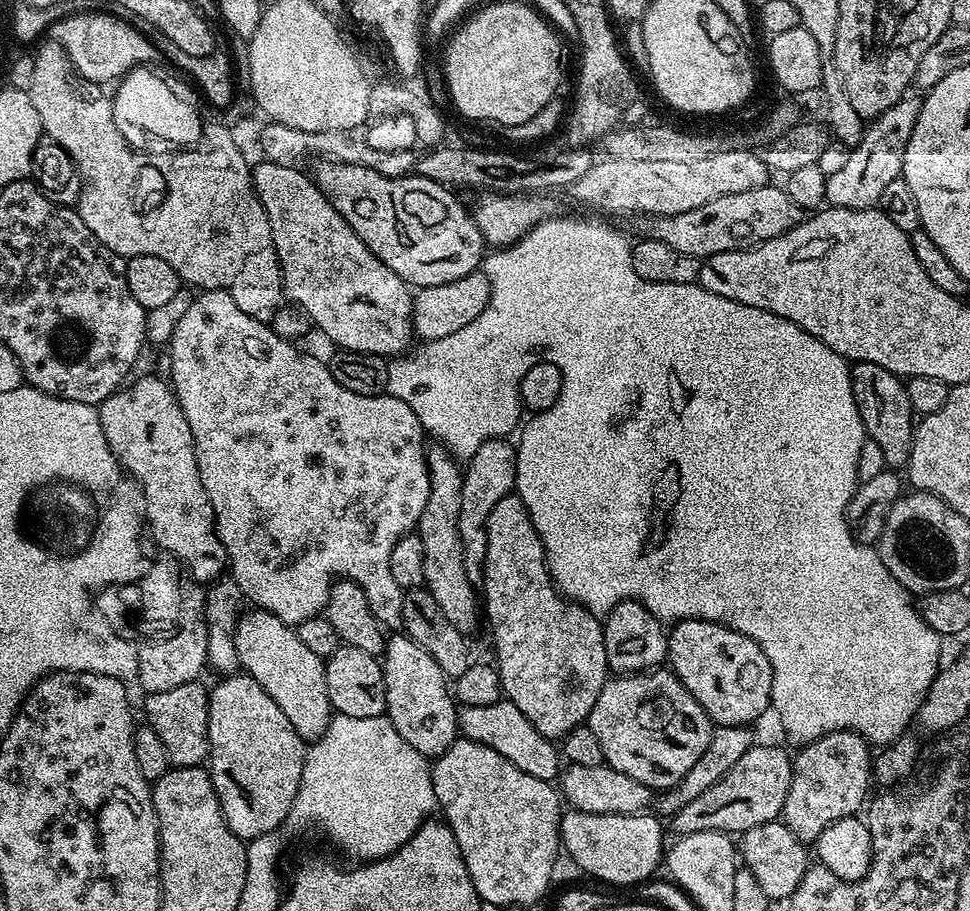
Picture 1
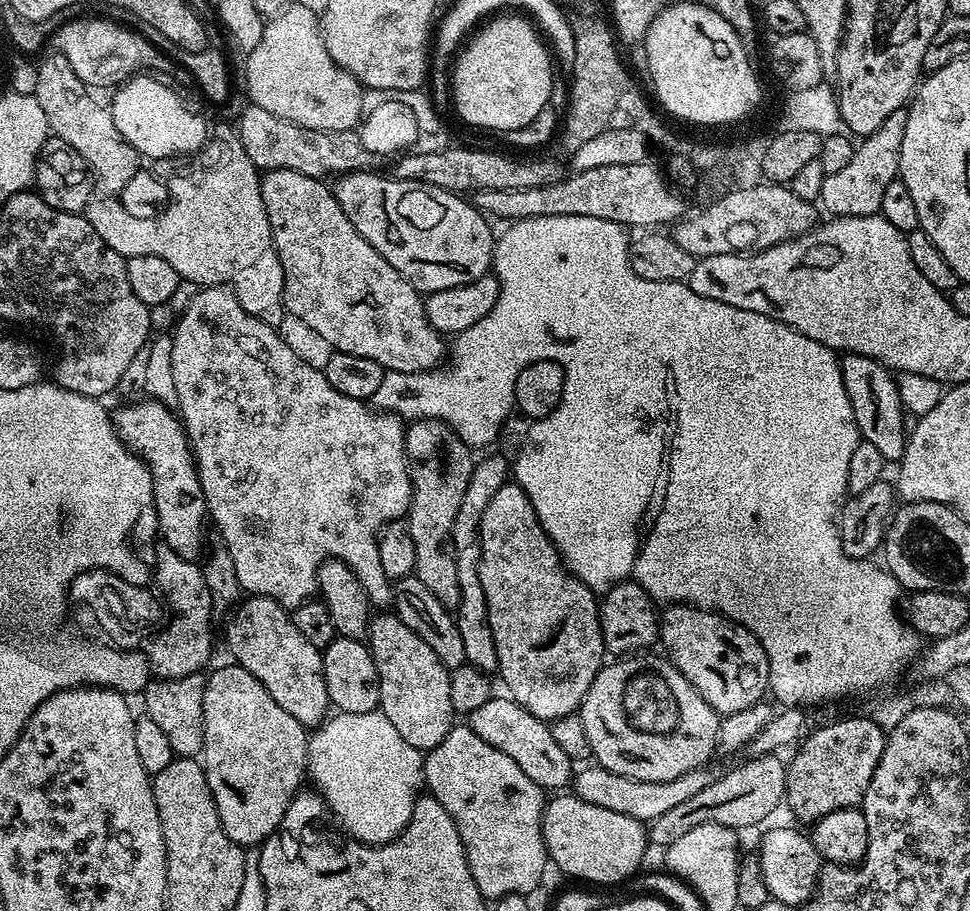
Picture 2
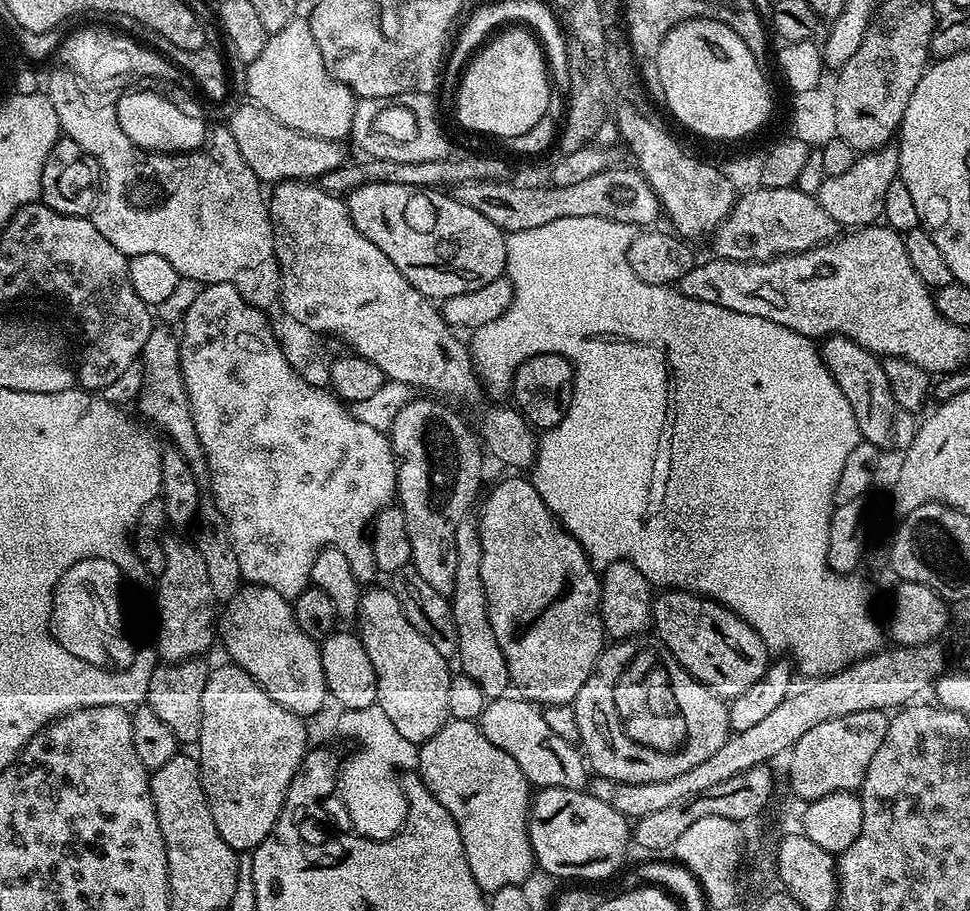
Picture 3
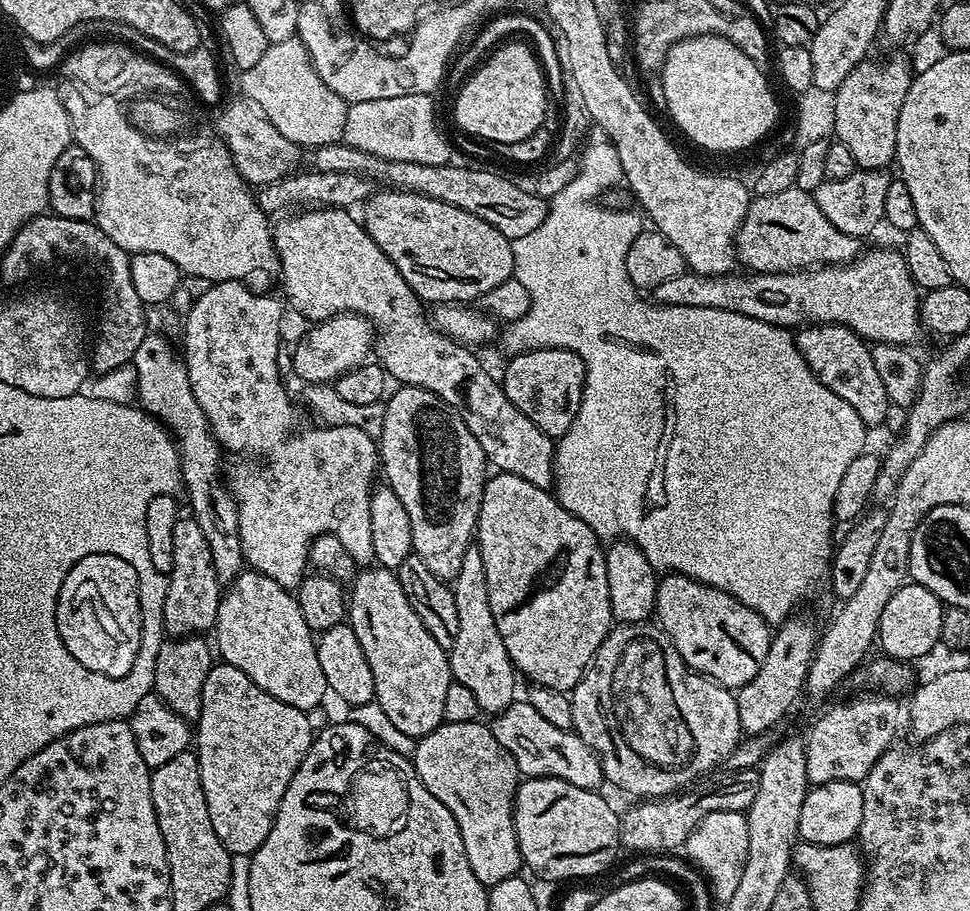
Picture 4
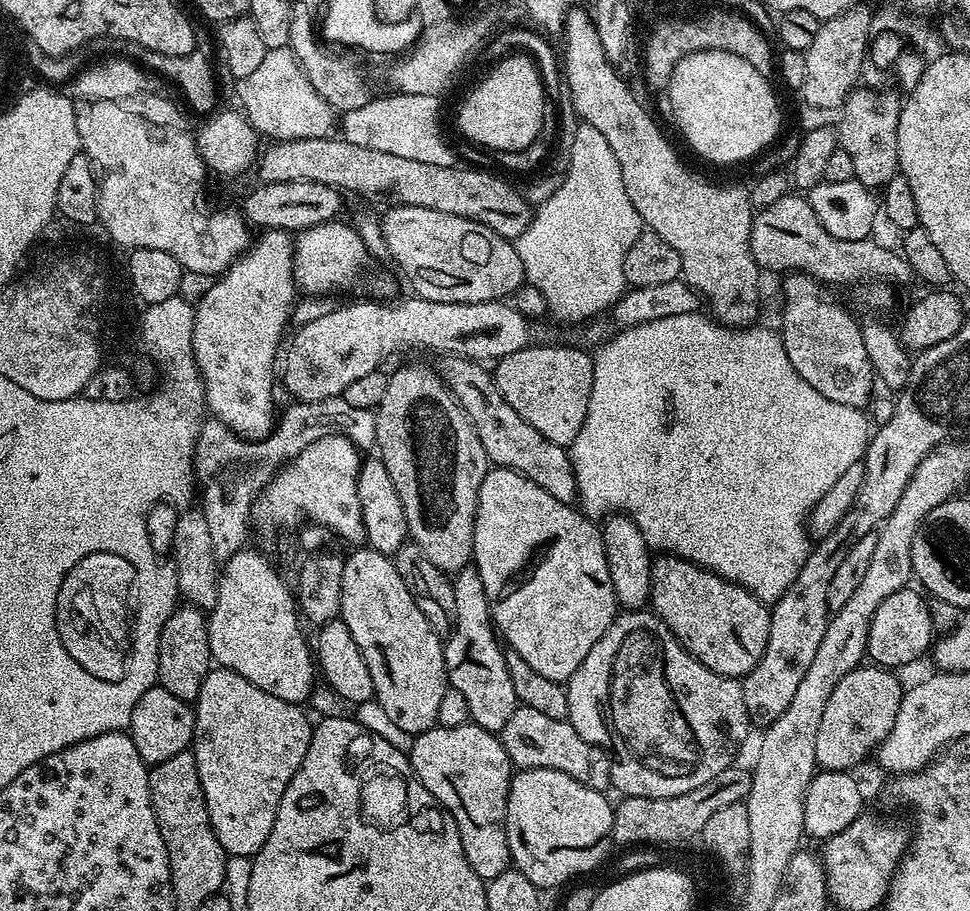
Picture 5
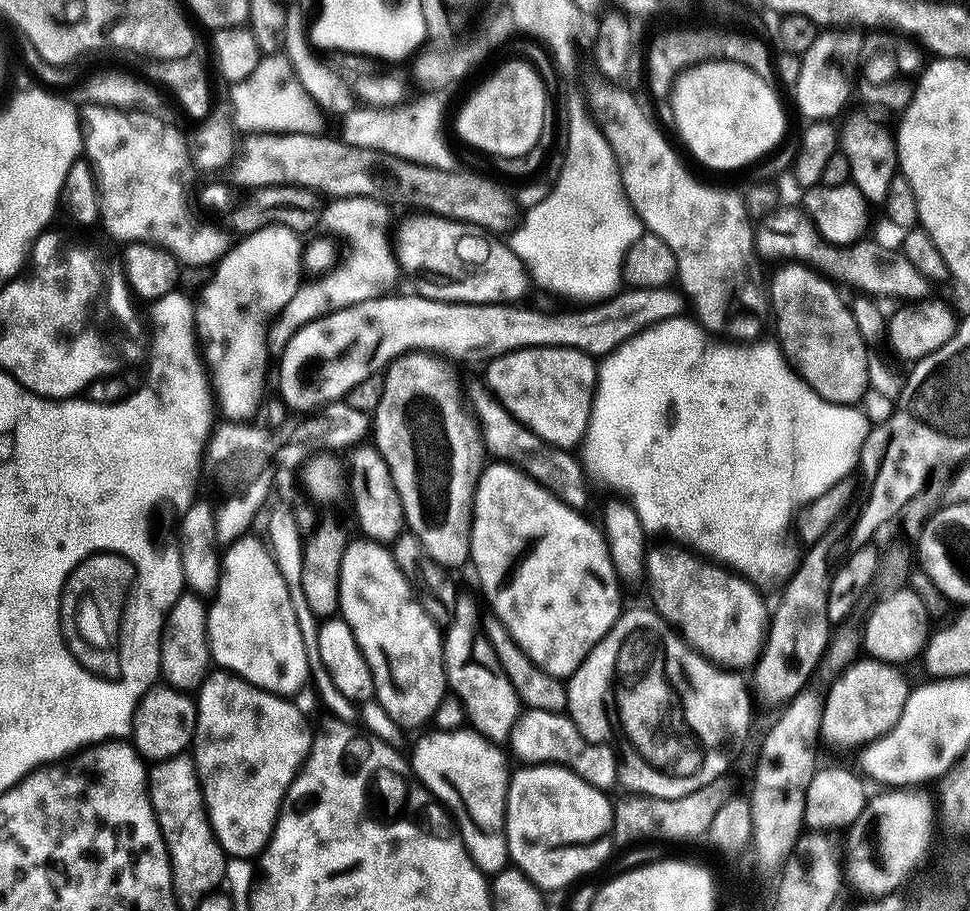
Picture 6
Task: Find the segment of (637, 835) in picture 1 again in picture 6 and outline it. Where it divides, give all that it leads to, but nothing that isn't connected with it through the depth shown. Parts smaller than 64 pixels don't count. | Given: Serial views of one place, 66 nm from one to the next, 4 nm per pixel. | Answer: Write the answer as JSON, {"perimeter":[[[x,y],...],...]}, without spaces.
{"perimeter":[[[524,764],[520,769],[513,771],[508,777],[508,797],[506,798],[506,842],[508,843],[508,858],[515,867],[521,872],[525,872],[537,888],[541,890],[549,890],[548,888],[564,888],[567,884],[575,885],[587,872],[592,872],[604,859],[608,856],[608,851],[614,848],[613,841],[609,839],[612,831],[612,806],[613,801],[608,800],[609,793],[607,791],[590,786],[590,782],[586,782],[582,778],[578,778],[578,774],[574,774],[568,768],[562,767],[560,764]]]}

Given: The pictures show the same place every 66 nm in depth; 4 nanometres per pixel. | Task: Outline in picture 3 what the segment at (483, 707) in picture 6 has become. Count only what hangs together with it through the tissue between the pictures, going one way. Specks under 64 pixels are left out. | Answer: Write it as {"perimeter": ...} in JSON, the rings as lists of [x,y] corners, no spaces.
{"perimeter":[[[475,519],[464,520],[458,526],[454,548],[458,566],[454,569],[454,590],[450,597],[454,626],[458,630],[456,656],[460,660],[459,671],[474,678],[485,698],[499,698],[509,691],[510,681],[506,670],[506,658],[502,658],[502,646],[494,638],[494,626],[490,626],[490,614],[486,606],[486,590],[482,586],[482,542]]]}

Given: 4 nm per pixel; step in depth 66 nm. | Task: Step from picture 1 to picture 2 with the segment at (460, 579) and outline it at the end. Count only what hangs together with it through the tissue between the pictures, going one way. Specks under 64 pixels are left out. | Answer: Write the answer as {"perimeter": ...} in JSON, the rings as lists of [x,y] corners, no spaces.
{"perimeter":[[[413,420],[407,425],[406,435],[408,470],[412,473],[412,505],[408,507],[406,523],[410,538],[414,538],[414,574],[444,608],[454,610],[460,601],[460,591],[452,531],[454,518],[458,518],[458,506],[462,506],[466,486],[470,486],[474,452],[460,441],[455,427],[444,420]]]}

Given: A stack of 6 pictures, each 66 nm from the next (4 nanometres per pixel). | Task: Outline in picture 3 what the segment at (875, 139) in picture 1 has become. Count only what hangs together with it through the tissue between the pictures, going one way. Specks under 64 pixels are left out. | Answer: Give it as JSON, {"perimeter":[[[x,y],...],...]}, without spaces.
{"perimeter":[[[885,146],[875,152],[857,155],[854,166],[846,170],[846,174],[828,176],[815,194],[822,210],[834,218],[837,226],[855,230],[875,225],[883,217],[886,189],[890,182],[898,179],[900,174],[900,150],[896,146]]]}

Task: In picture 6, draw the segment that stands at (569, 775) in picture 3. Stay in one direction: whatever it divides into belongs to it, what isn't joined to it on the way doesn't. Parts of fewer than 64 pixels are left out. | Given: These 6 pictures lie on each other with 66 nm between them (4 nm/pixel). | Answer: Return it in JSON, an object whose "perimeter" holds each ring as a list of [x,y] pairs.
{"perimeter":[[[524,708],[520,717],[514,722],[512,733],[508,735],[506,741],[507,747],[512,747],[511,755],[517,756],[520,762],[524,764],[560,764],[564,768],[570,769],[578,778],[590,782],[590,786],[601,790],[615,789],[618,784],[618,764],[616,762],[616,752],[609,744],[591,744],[582,733],[578,726],[574,726],[571,716],[564,712],[551,712],[550,710],[534,710],[533,708]]]}

